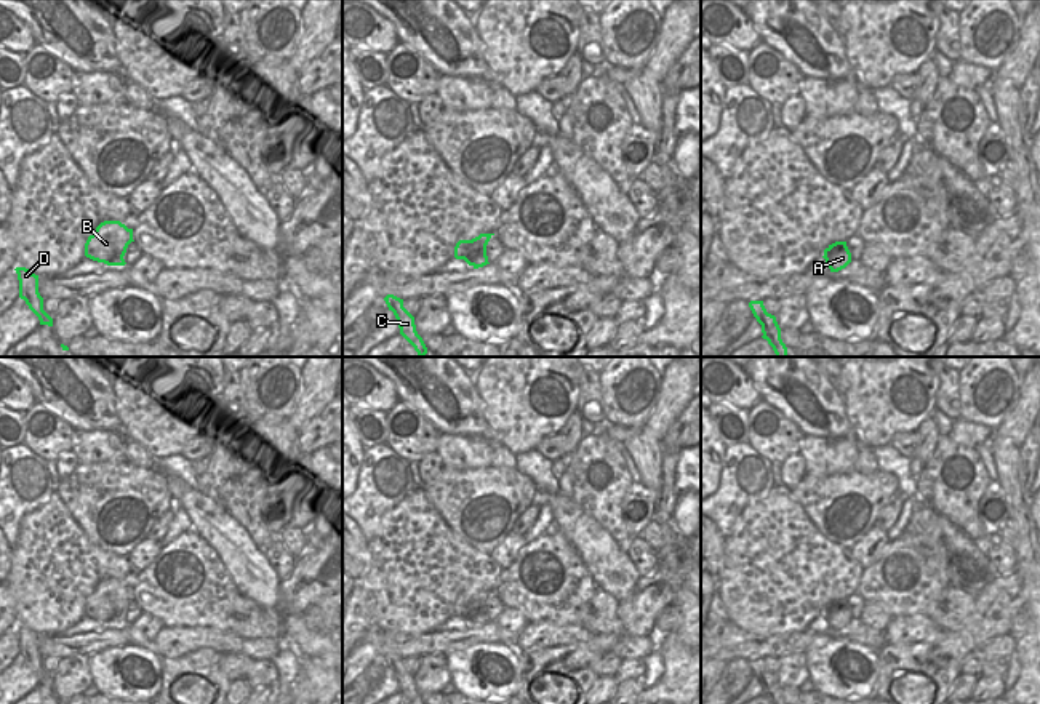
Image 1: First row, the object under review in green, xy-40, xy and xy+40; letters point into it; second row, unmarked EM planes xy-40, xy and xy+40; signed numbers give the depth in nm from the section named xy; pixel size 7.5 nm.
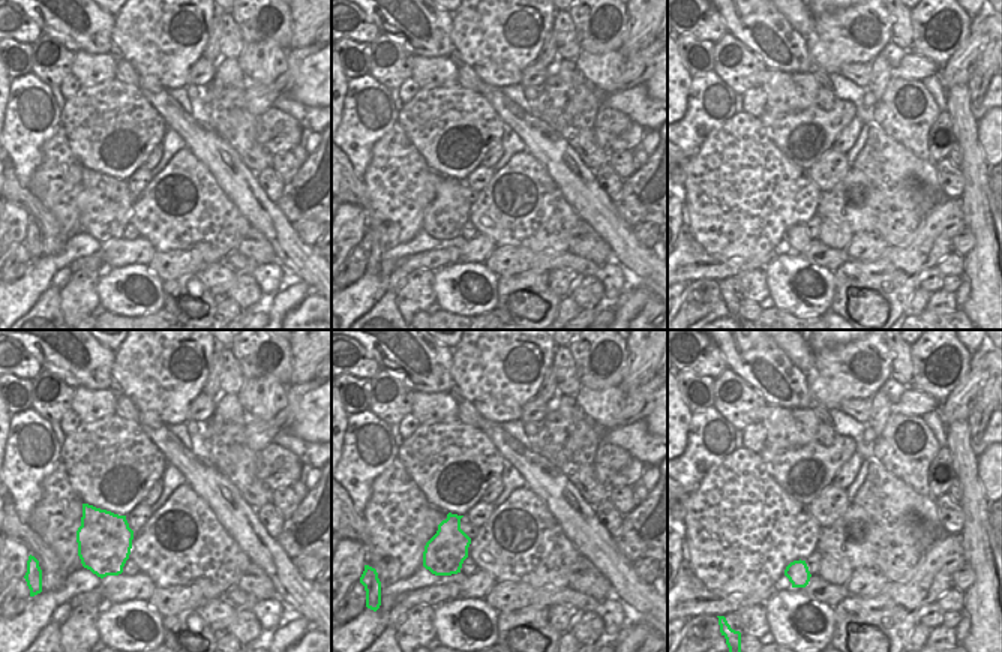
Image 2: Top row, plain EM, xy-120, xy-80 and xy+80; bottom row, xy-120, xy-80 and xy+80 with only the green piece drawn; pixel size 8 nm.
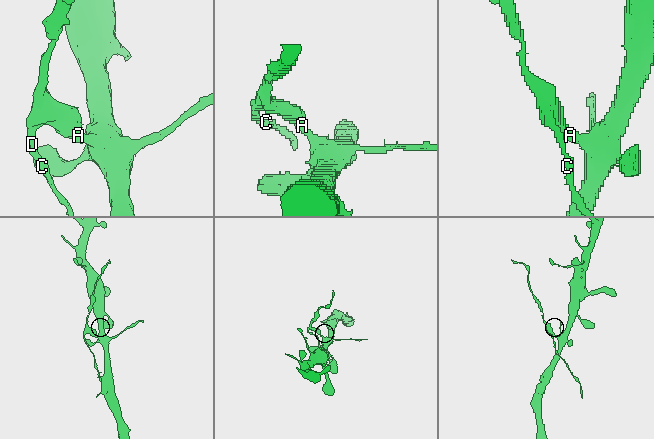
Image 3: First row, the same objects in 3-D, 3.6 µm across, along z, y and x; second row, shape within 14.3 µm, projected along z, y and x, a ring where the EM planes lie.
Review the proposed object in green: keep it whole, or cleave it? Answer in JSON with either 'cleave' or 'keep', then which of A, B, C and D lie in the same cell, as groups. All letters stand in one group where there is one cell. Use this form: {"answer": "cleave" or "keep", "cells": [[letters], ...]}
{"answer": "cleave", "cells": [["A"], ["B", "C", "D"]]}

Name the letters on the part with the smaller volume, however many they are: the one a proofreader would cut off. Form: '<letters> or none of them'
B, C, D

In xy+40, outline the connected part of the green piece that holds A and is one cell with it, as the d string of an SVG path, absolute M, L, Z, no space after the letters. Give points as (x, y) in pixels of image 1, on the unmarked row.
M834 603L824 608L822 614L830 627L830 630L838 630L851 621L851 611L848 605Z

